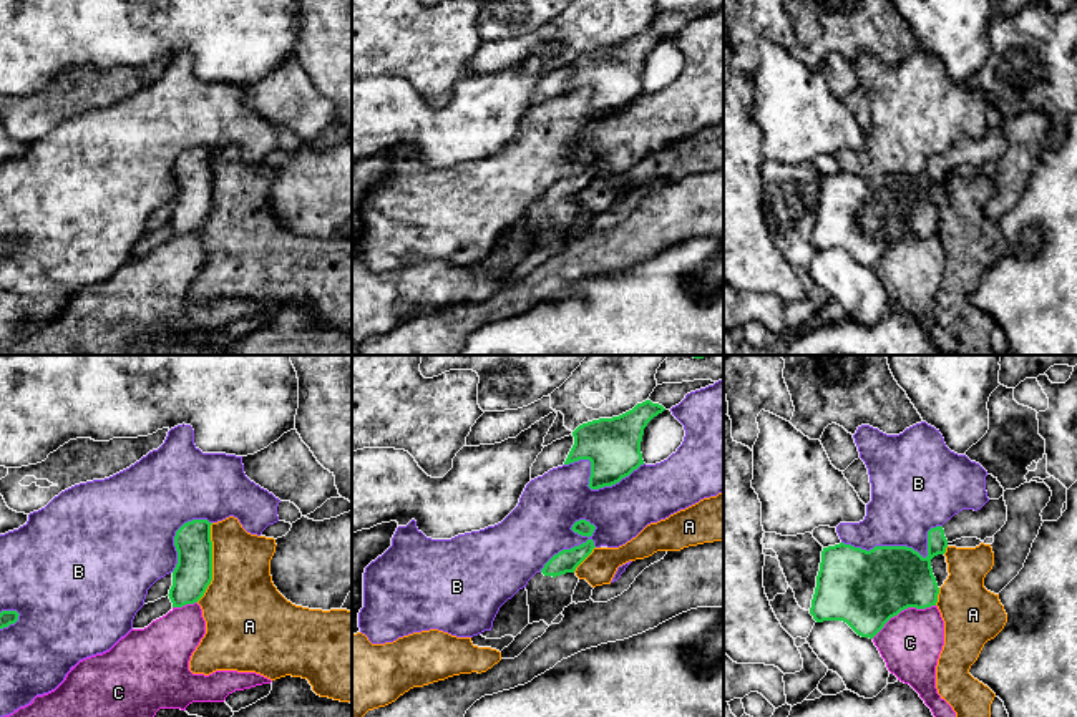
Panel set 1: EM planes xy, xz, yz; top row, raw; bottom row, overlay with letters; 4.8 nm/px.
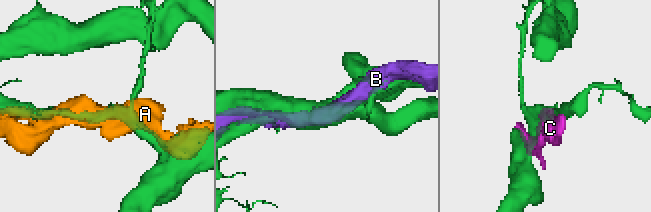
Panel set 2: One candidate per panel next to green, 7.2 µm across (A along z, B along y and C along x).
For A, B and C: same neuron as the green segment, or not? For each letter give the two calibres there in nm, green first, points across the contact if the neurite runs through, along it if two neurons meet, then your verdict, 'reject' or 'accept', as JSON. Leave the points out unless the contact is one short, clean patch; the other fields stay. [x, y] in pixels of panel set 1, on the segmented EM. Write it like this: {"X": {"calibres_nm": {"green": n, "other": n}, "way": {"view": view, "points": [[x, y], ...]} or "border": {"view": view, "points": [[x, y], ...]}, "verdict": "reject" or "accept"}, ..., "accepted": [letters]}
{"A": {"calibres_nm": {"green": 190, "other": 360}, "verdict": "reject"}, "B": {"calibres_nm": {"green": 360, "other": 360}, "verdict": "reject"}, "C": {"calibres_nm": {"green": 380, "other": 300}, "verdict": "reject"}, "accepted": []}

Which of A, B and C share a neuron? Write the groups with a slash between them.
A / B / C

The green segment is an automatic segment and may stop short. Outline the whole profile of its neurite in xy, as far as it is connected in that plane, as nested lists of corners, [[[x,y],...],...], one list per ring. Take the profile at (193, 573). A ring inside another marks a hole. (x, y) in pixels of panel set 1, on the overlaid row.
[[[192,519],[176,531],[178,564],[168,594],[173,607],[197,602],[212,581],[211,524],[207,519]]]

